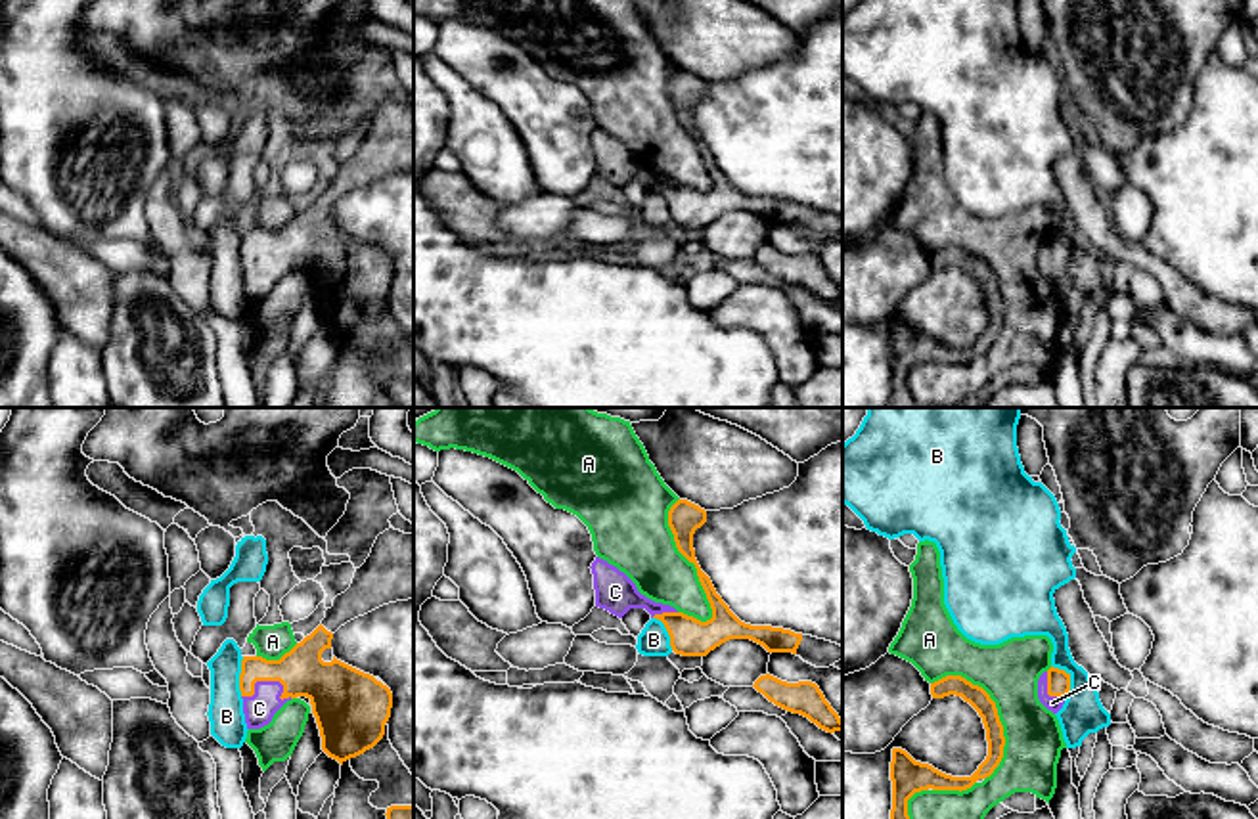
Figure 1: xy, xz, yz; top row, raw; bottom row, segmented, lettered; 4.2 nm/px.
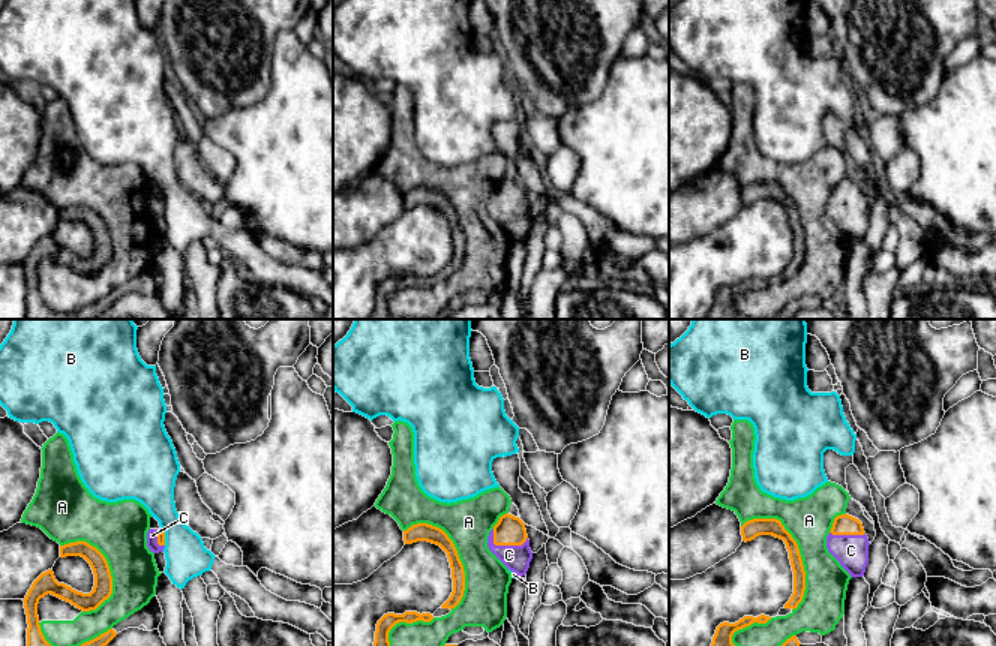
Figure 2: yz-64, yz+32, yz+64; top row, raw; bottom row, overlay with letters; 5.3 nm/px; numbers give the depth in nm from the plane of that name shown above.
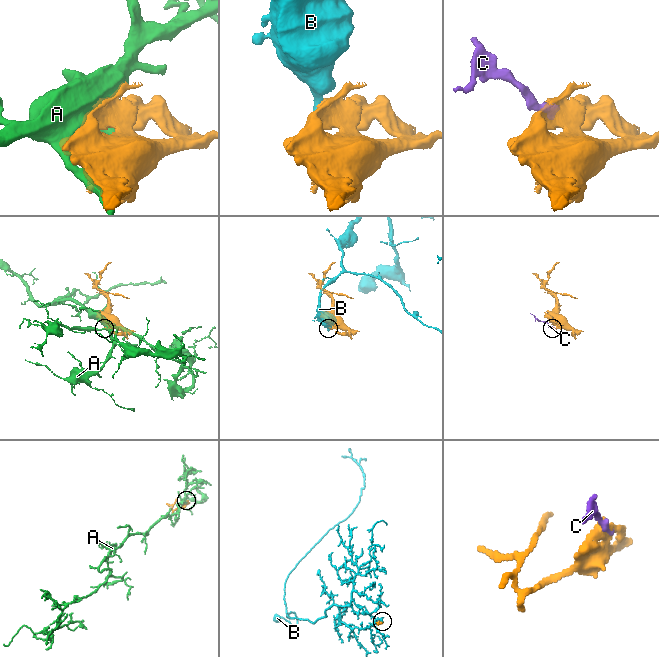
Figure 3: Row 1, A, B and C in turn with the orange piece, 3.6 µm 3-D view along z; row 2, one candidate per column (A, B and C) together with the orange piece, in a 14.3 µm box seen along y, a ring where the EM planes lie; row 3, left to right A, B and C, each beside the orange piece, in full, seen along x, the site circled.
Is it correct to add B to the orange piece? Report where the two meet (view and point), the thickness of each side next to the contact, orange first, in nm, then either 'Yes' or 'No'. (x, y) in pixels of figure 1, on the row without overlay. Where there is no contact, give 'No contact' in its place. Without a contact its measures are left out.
Touches orange at yz (1069, 249). Thickness 100 nm (orange) against 180 nm. No

